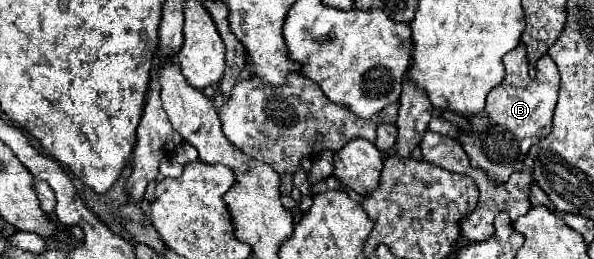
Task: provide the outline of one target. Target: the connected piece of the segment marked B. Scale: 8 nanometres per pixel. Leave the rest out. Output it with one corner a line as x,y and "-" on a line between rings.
524,44
516,46
512,52
504,56
506,78
498,84
496,90
488,92
486,106
482,112
484,122
470,122
470,132
460,130
458,142
468,154
470,166
480,168
488,174
488,178
496,184
504,184
512,172
522,170
524,158
530,146
538,144
548,136
552,128
552,114
558,100
558,68
550,60
550,56
542,56
536,62
536,76
528,76
528,60

